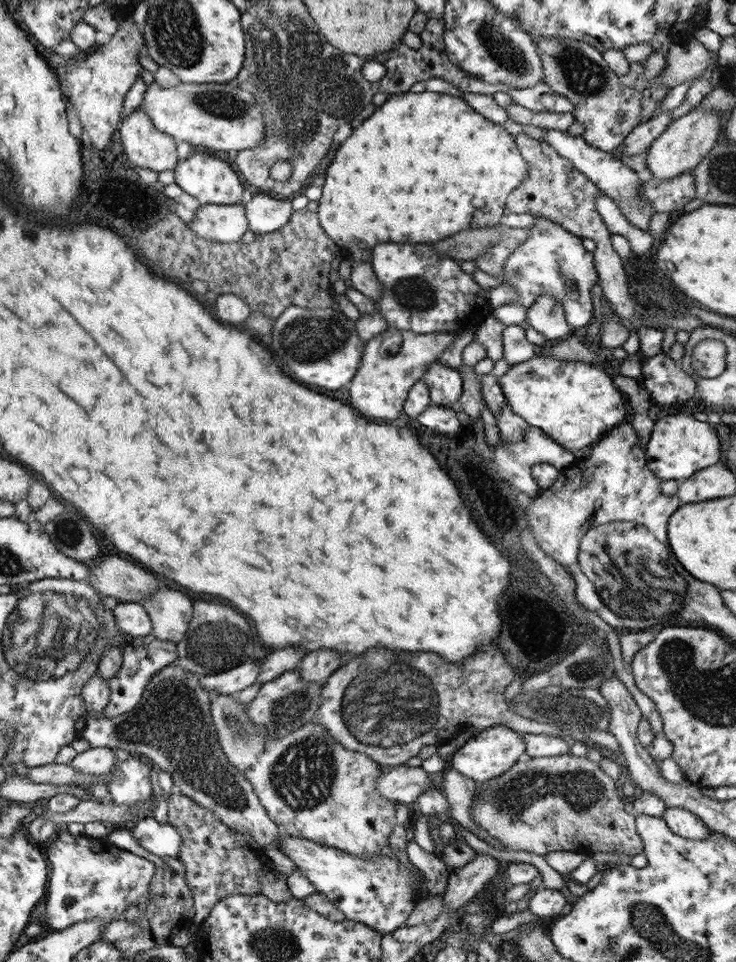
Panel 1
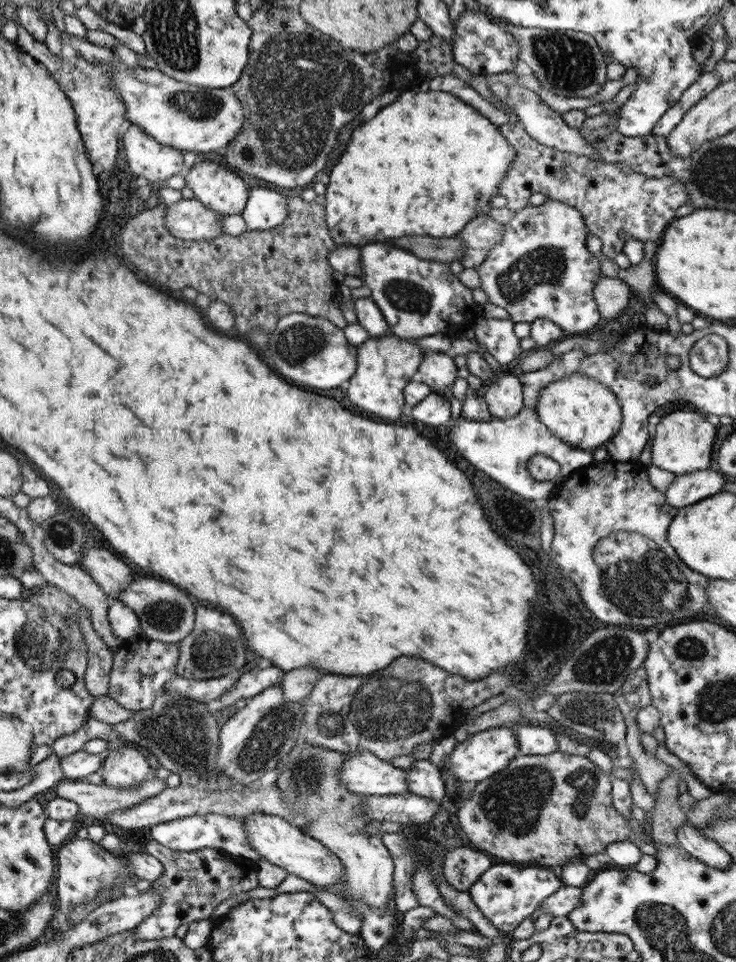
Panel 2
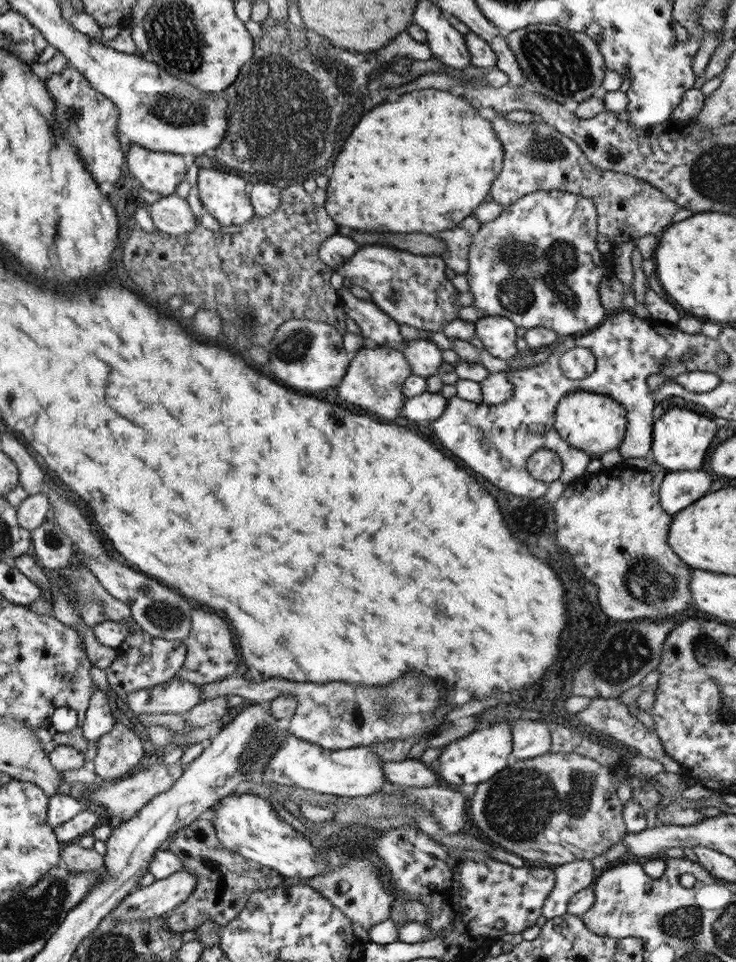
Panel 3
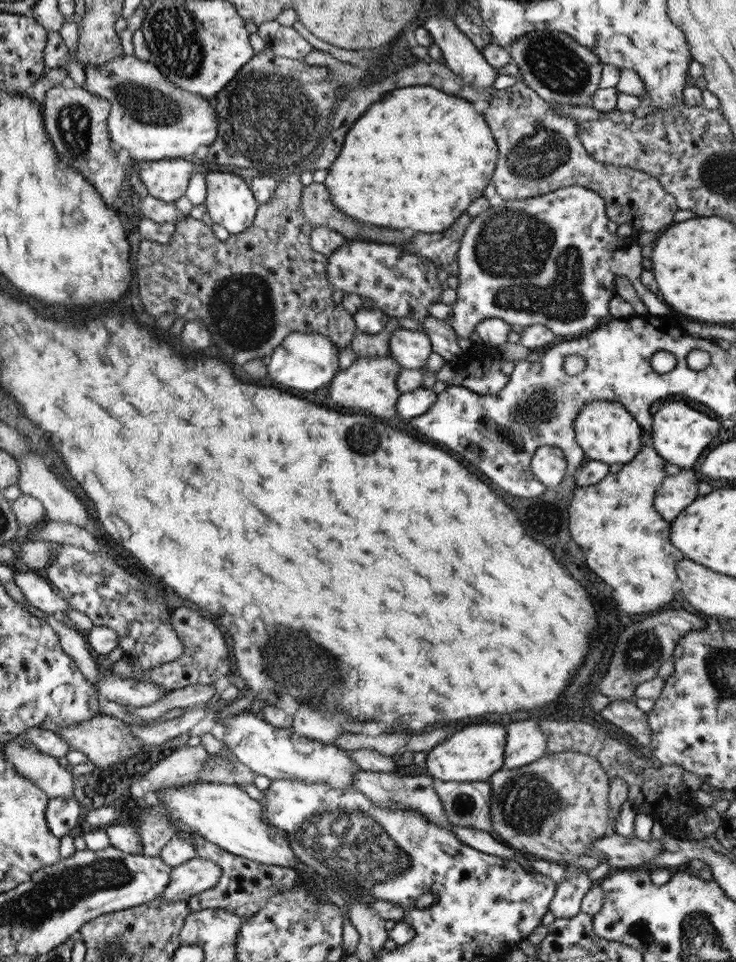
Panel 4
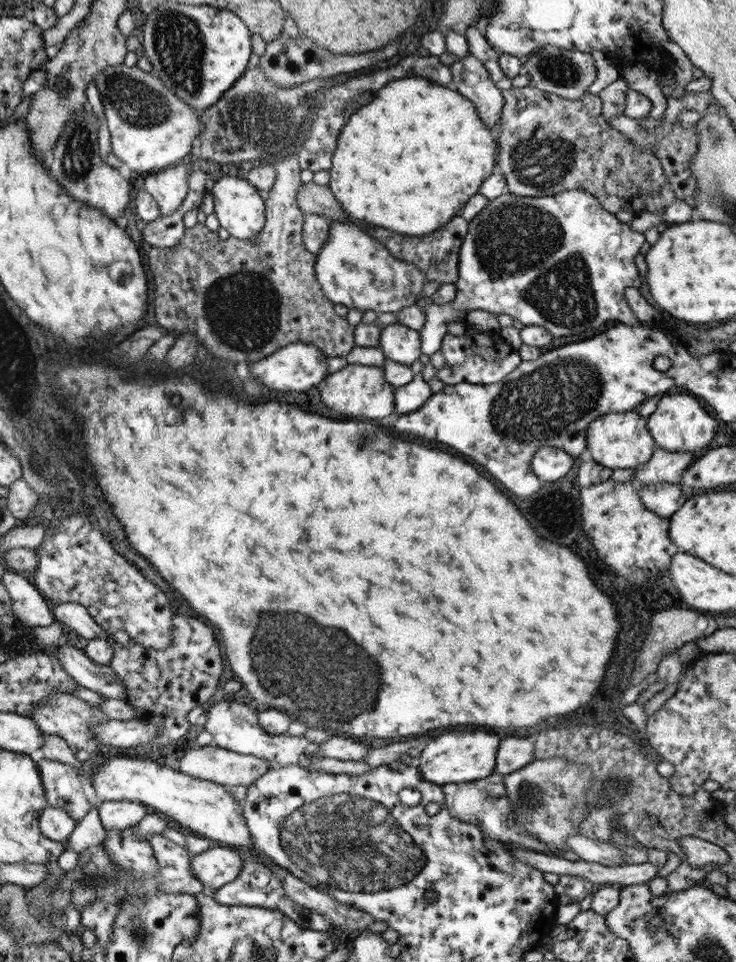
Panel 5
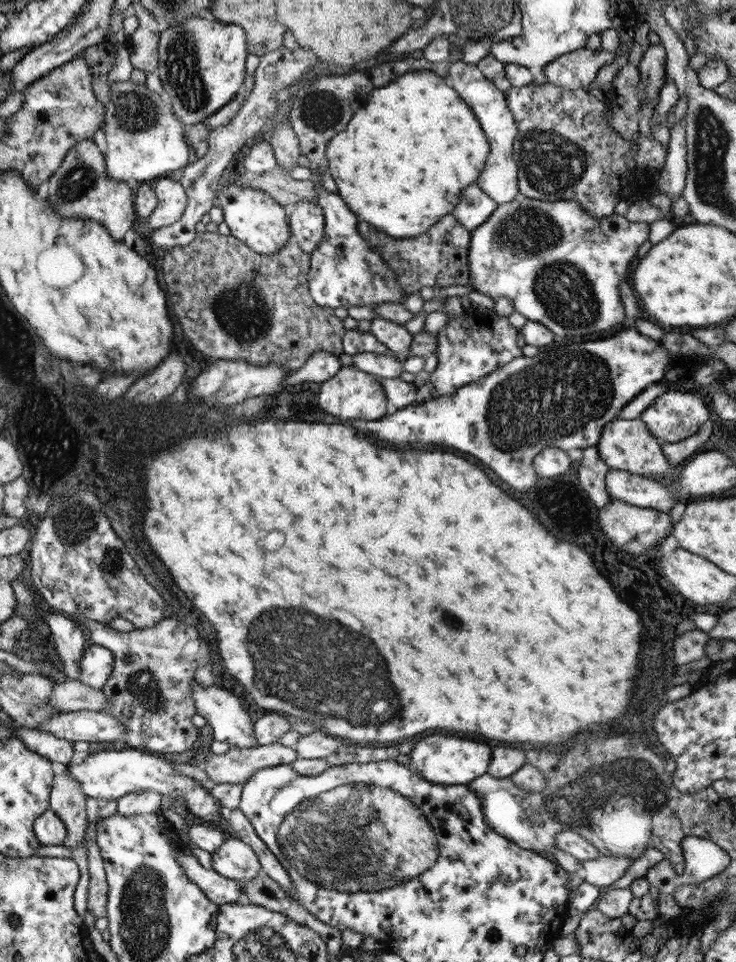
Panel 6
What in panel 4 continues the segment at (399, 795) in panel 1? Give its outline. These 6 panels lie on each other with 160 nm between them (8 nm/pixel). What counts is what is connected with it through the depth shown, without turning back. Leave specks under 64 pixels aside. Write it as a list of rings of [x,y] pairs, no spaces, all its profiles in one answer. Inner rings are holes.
[[[255,708],[215,722],[210,733],[231,750],[241,764],[255,775],[264,775],[270,781],[326,782],[332,788],[350,788],[354,772],[360,768],[350,757],[350,751],[305,738],[295,733],[293,727],[284,729],[271,726],[263,719],[256,718]]]

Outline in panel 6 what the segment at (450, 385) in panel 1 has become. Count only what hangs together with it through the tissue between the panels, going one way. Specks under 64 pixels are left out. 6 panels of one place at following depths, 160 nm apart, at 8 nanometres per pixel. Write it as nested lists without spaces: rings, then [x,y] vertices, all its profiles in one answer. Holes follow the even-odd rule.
[[[376,317],[370,321],[368,331],[387,348],[388,352],[392,352],[399,359],[407,357],[412,335],[403,325]]]

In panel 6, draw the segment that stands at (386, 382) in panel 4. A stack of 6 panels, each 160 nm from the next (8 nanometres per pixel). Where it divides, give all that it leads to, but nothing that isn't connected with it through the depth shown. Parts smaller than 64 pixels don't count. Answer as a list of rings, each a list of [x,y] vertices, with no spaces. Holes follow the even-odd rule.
[[[353,365],[340,367],[331,378],[321,382],[318,388],[318,405],[337,418],[351,420],[361,418],[374,421],[386,414],[386,396],[382,391],[380,378],[363,372]]]

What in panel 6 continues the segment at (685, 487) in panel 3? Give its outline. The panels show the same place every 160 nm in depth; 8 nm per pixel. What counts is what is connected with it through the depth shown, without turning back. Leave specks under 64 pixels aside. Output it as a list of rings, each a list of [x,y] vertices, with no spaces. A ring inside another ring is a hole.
[[[608,469],[604,483],[611,498],[631,506],[667,513],[677,502],[677,498],[663,484],[627,471]]]

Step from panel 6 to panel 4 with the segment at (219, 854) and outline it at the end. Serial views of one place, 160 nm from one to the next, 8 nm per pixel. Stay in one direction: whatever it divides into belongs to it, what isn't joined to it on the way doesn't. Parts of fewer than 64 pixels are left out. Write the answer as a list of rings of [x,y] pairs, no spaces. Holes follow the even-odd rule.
[[[191,857],[172,867],[168,886],[159,896],[162,902],[185,902],[189,897],[211,888],[221,874],[220,866],[204,858]]]

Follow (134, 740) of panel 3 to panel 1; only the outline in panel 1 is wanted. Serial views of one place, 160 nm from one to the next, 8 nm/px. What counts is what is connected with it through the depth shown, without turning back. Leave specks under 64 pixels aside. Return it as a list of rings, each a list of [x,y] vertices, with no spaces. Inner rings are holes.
[[[133,756],[123,761],[117,760],[111,770],[113,778],[106,783],[108,799],[117,804],[143,801],[148,805],[147,801],[152,796],[148,767],[146,762]]]

